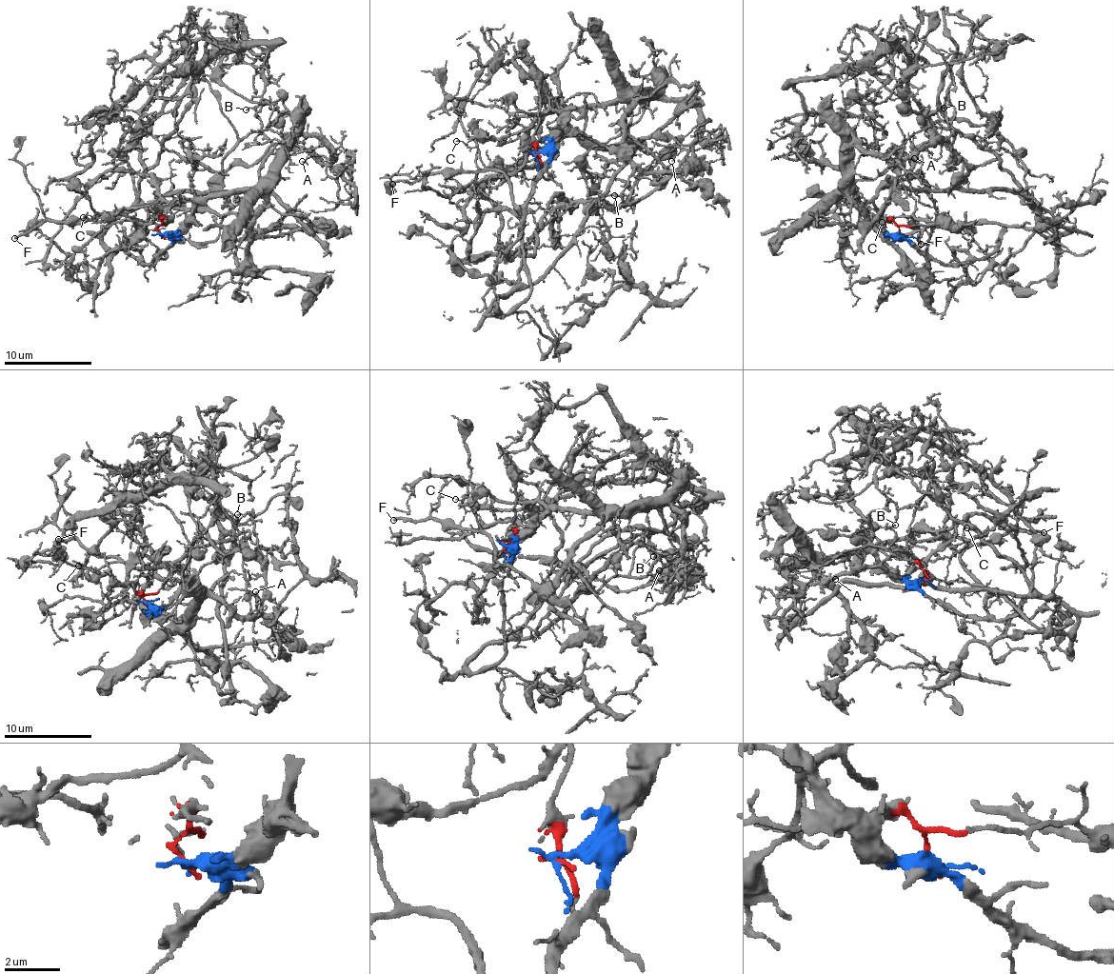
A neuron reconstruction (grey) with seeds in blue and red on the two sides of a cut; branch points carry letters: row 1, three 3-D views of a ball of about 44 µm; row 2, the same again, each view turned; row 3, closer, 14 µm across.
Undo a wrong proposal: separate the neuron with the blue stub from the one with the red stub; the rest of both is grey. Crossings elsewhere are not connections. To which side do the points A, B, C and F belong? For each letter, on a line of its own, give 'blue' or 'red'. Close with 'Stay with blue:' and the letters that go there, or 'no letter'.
A: blue
B: blue
C: red
F: red
Stay with blue: A, B

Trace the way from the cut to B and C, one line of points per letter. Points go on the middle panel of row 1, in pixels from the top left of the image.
B: (535, 153), (579, 106), (662, 95), (679, 97), (698, 112), (690, 151), (663, 182), (627, 205), (614, 194)
C: (535, 153), (539, 177), (527, 199), (517, 206), (512, 202), (510, 182), (484, 165), (475, 147), (455, 140)

